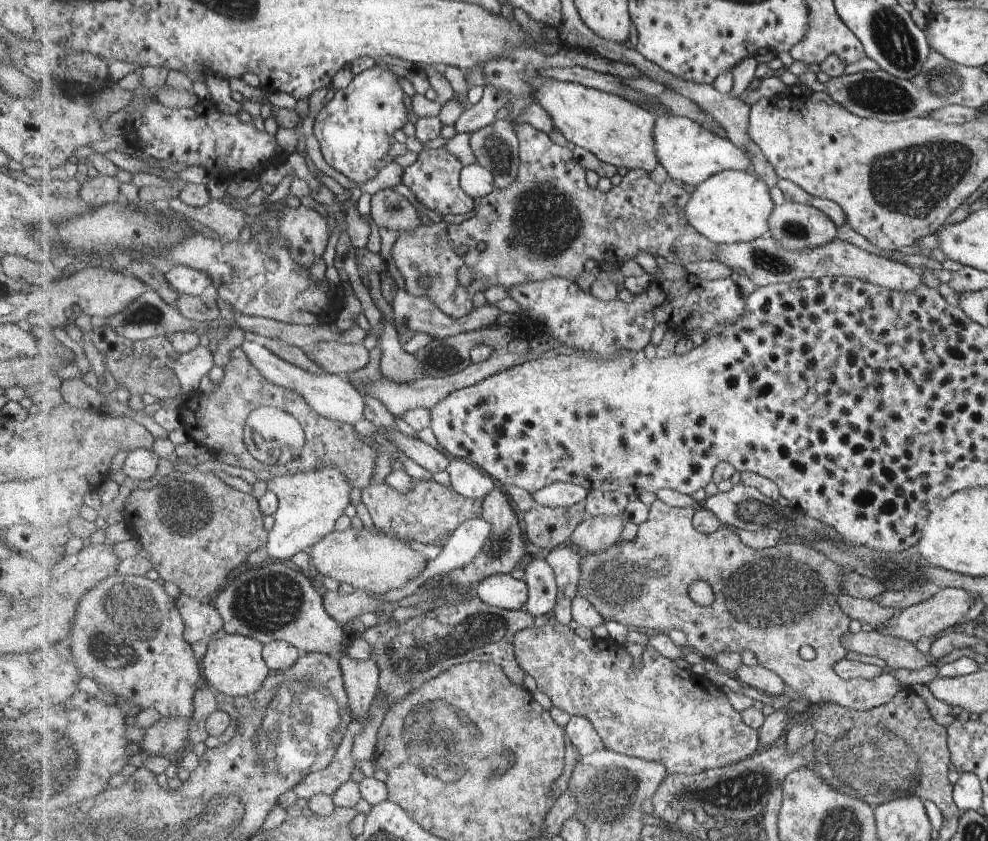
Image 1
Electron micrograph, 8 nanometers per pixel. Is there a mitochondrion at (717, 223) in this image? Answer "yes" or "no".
no

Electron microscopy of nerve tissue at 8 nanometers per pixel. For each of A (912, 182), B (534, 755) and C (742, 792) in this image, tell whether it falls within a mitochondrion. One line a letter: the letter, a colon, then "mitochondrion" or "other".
A: mitochondrion
B: other
C: mitochondrion

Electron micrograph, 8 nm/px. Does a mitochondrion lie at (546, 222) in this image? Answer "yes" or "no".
yes

